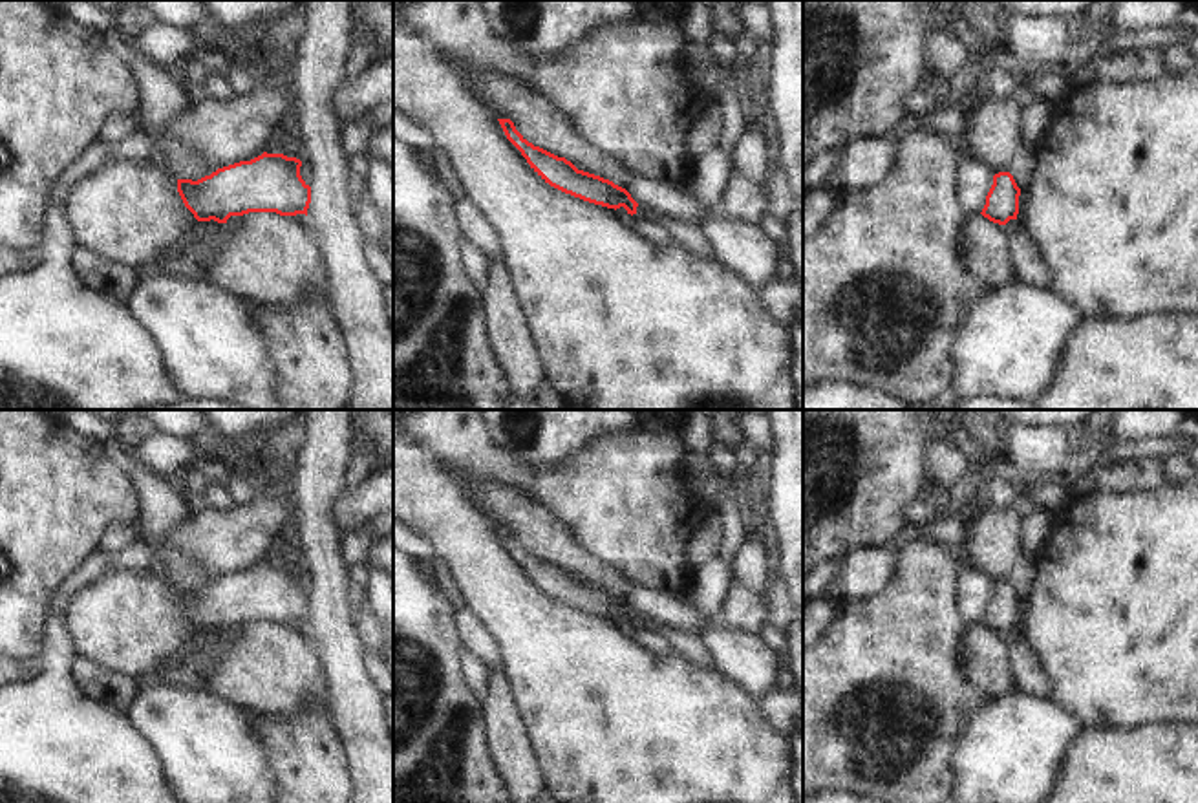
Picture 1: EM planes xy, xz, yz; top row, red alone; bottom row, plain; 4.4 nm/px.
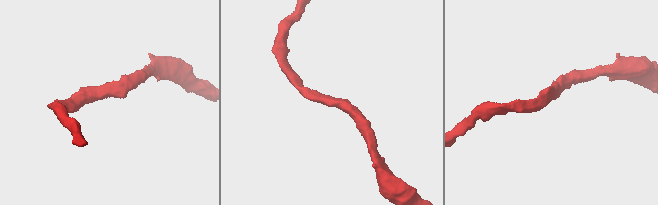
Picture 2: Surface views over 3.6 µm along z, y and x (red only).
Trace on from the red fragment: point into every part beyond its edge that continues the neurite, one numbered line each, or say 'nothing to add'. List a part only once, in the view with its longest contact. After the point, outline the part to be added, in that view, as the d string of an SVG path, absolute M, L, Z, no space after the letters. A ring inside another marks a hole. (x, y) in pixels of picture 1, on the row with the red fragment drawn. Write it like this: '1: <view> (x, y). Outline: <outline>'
nothing to add

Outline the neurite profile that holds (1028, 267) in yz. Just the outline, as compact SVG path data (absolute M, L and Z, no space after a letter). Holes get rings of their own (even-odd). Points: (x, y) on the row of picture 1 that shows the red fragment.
M1010 219L1006 229L1013 282L1054 293L1052 274L1033 241L1024 234L1022 225Z

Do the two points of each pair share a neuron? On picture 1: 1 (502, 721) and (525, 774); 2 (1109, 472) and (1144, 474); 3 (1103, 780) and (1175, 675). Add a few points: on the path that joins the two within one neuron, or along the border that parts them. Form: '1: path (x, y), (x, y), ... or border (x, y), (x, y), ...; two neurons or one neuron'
1: path (509, 734), (518, 761); one neuron
2: path (1118, 474), (1134, 474); one neuron
3: border (1178, 721), (1129, 727), (1098, 725); two neurons

